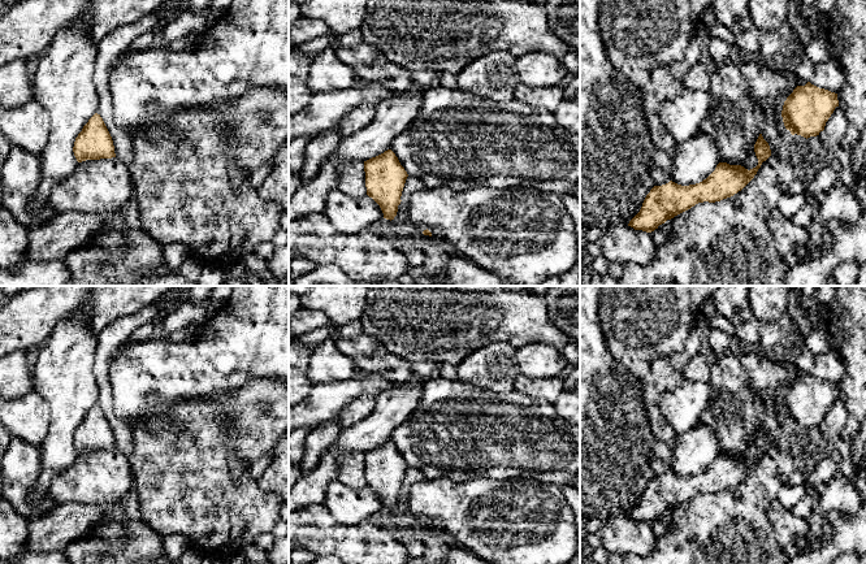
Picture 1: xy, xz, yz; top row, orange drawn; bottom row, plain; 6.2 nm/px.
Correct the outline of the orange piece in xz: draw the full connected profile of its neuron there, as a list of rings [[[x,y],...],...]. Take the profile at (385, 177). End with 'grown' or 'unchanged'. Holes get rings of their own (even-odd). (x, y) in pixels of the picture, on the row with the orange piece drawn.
[[[391,149],[364,161],[367,195],[381,208],[384,218],[394,220],[408,177]]]; unchanged

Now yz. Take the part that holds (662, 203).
[[[759,134],[754,152],[758,165],[750,170],[741,165],[719,162],[715,170],[702,182],[681,186],[672,181],[654,186],[646,195],[640,212],[629,221],[635,230],[651,233],[667,220],[690,209],[698,203],[715,203],[741,191],[757,174],[762,162],[771,156],[768,143]]]; unchanged

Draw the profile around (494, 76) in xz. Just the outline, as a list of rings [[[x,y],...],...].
[[[506,51],[484,55],[459,71],[458,87],[490,100],[510,101],[520,83],[516,62],[518,57]]]

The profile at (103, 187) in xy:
[[[117,157],[86,160],[78,162],[72,175],[52,188],[47,203],[57,214],[79,212],[105,218],[122,213],[124,207],[130,200],[131,190],[133,178],[130,170]]]

